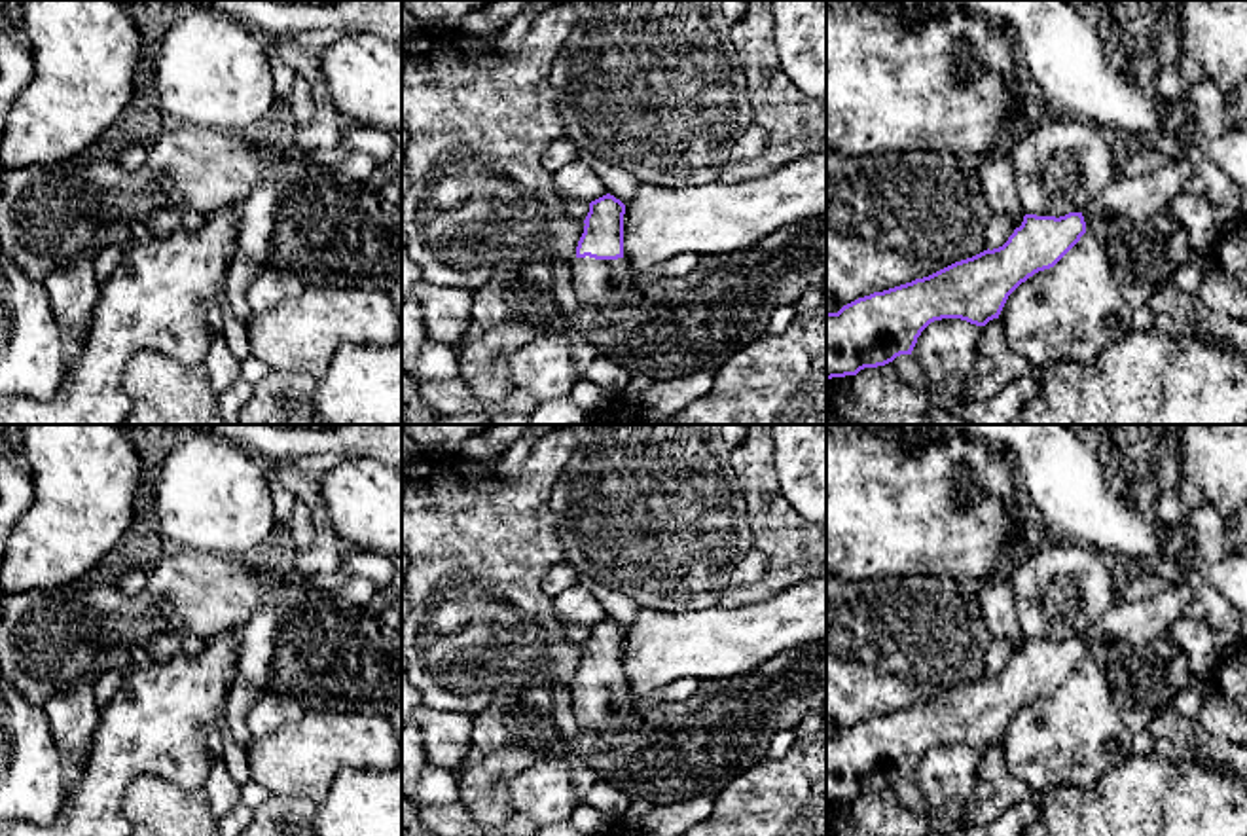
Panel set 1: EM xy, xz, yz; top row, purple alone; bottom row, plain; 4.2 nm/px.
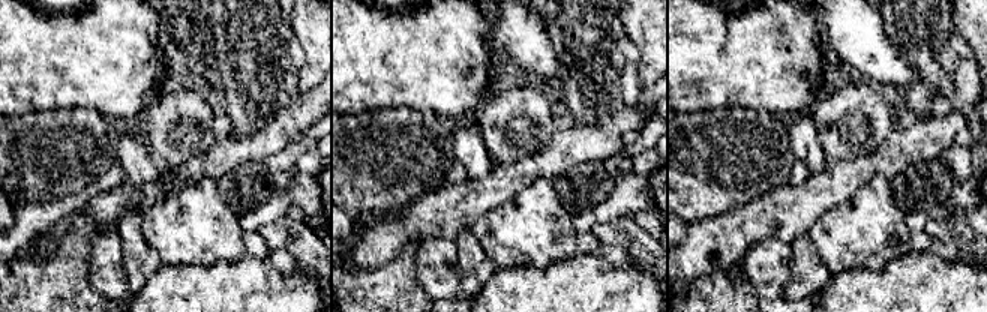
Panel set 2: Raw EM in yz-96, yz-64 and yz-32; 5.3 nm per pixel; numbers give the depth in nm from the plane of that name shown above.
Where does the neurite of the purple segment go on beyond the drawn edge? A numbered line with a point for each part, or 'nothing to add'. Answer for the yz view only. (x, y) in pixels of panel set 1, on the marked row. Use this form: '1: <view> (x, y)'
1: yz (1126, 201)

